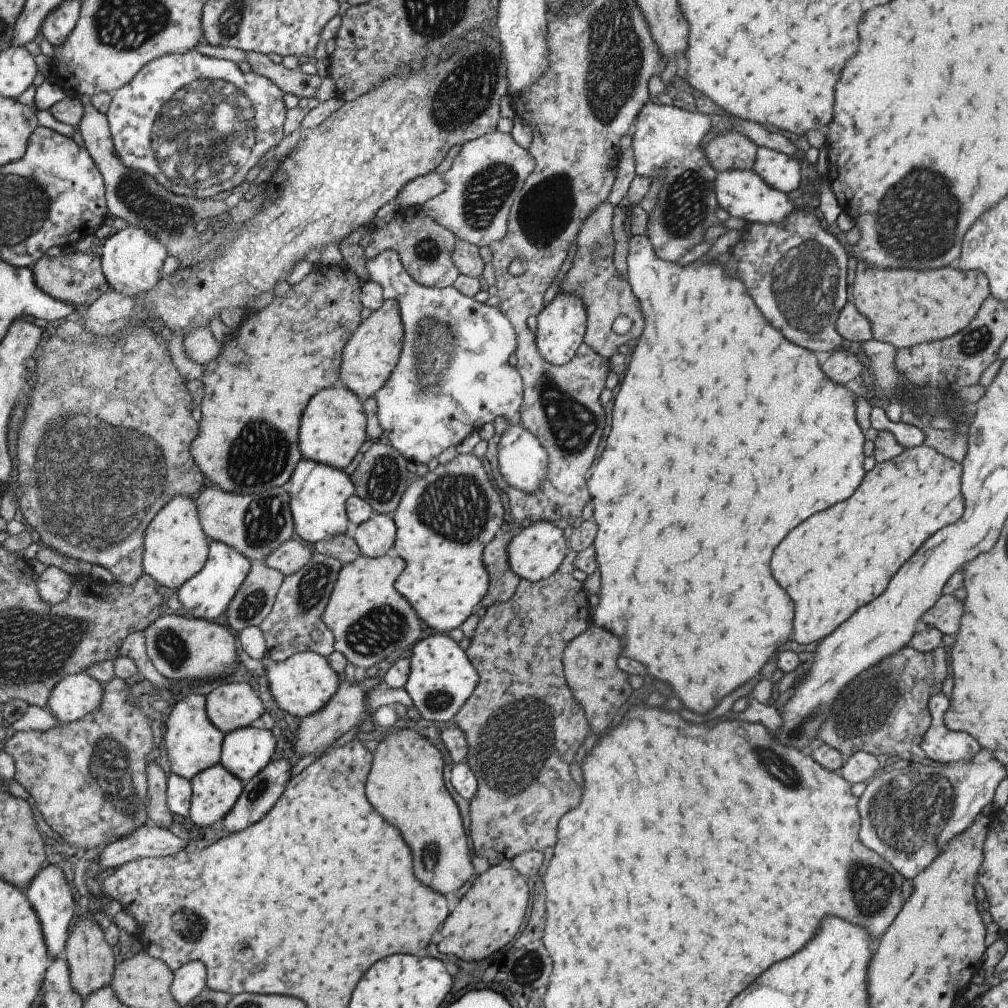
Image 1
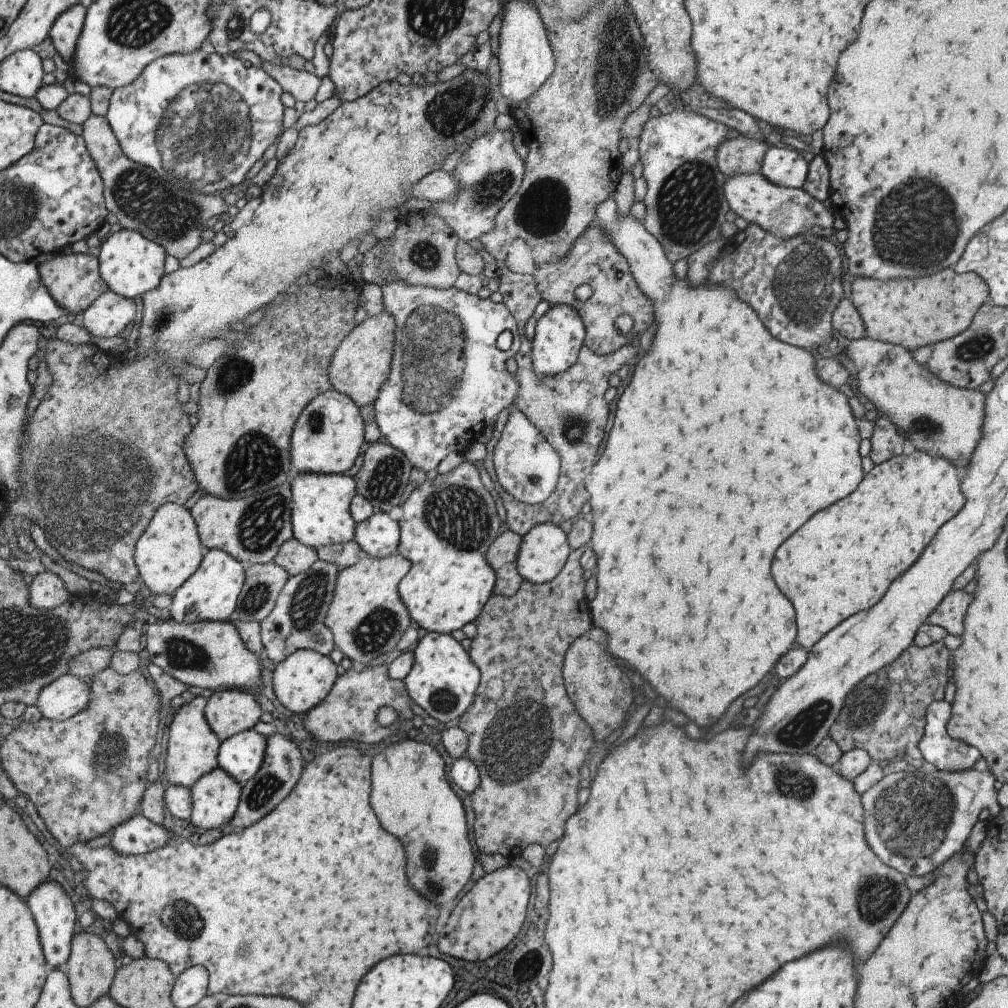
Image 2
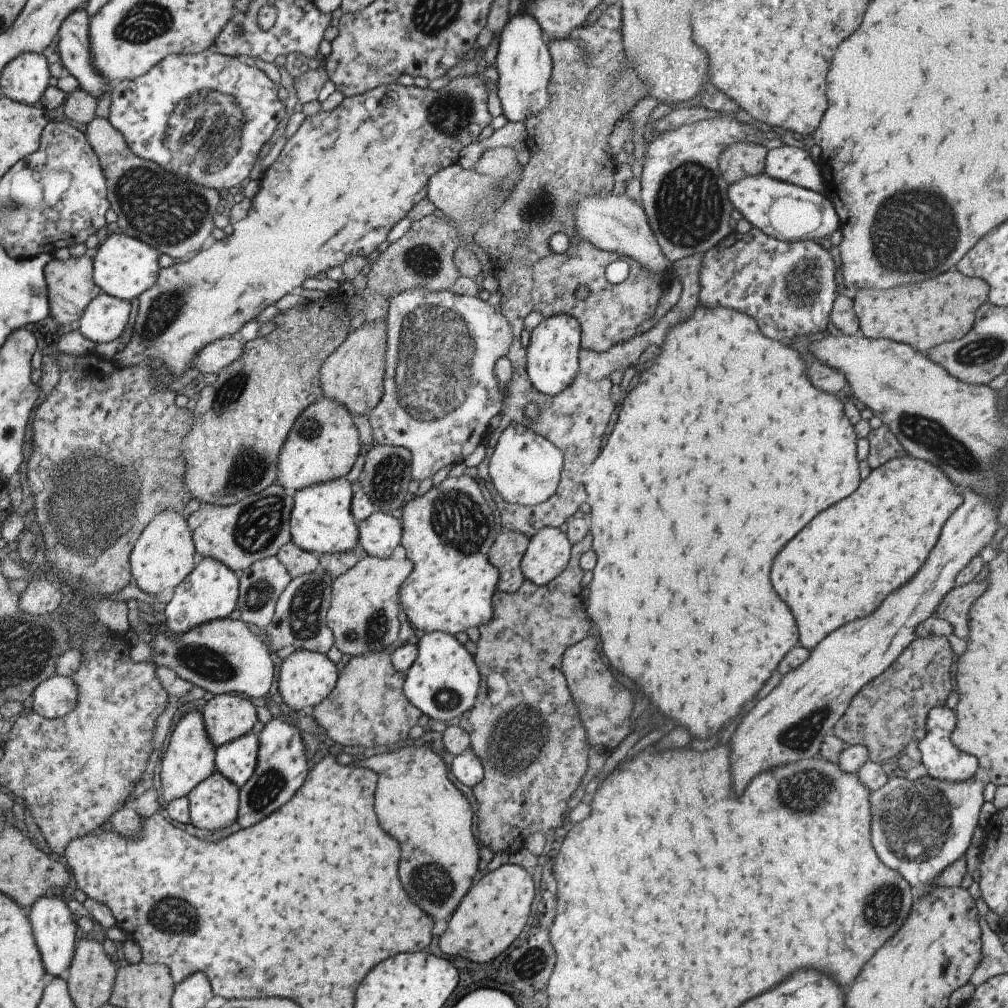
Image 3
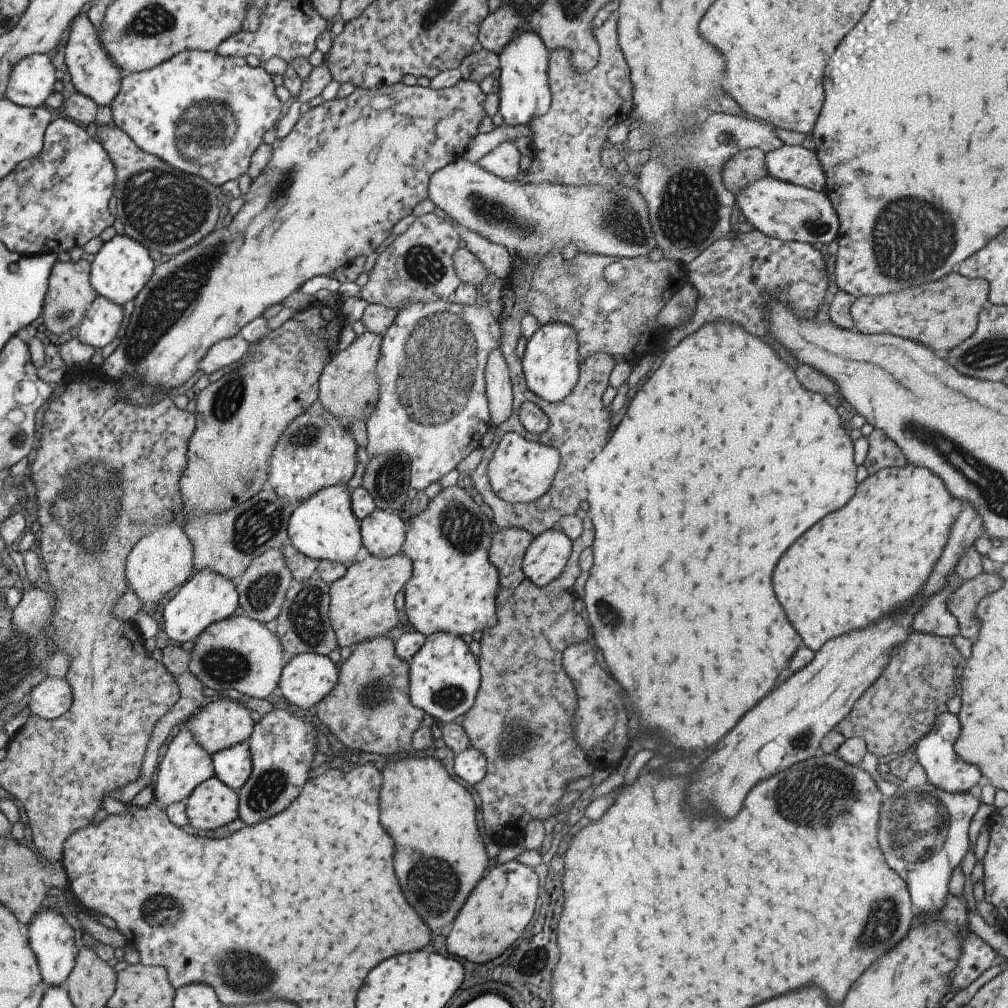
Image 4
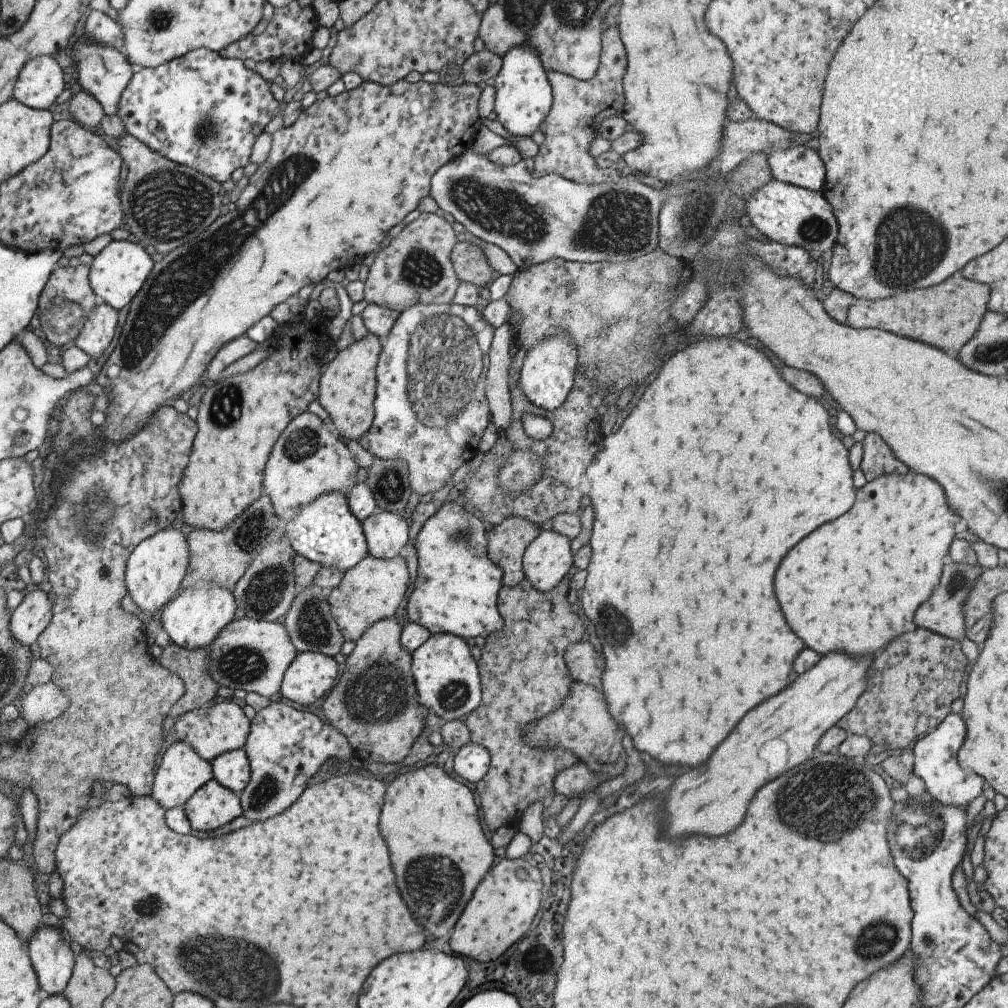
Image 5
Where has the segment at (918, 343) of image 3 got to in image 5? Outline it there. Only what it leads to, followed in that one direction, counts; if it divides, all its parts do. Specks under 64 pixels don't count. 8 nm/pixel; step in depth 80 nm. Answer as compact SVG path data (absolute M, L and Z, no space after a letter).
M961 272L929 288L901 292L877 300L854 299L847 309L847 324L853 328L879 328L905 338L921 340L951 356L971 340L987 310L990 288L985 283L965 280Z

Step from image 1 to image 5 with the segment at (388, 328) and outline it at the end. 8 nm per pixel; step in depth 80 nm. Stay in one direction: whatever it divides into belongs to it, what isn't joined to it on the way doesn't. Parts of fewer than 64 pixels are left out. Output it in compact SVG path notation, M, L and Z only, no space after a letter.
M367 333L363 338L354 340L353 343L347 345L329 360L323 364L323 368L318 378L318 402L321 408L327 412L331 419L331 425L339 434L341 439L348 441L355 441L363 432L365 432L371 421L373 420L373 399L376 387L375 367L380 353L382 341L374 334Z

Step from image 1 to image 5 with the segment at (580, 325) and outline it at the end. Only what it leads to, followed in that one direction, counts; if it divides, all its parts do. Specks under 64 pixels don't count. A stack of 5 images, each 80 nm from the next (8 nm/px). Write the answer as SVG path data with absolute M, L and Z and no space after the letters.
M553 331L539 337L524 353L518 385L533 410L545 414L557 408L570 393L577 375L576 346L569 333Z

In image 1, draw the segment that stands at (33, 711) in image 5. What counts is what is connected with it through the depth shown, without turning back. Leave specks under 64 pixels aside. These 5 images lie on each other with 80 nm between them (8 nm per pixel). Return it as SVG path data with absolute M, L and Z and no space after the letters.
M77 673L54 686L45 708L60 723L69 723L93 713L101 701L102 684L87 673Z

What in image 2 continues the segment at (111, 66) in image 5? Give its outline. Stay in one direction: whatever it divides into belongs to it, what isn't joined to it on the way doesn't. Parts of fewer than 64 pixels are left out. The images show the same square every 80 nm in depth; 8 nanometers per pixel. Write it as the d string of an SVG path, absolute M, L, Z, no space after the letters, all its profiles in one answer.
M79 3L75 10L67 10L59 22L54 22L50 30L50 48L57 52L70 66L73 49L84 21L86 8Z

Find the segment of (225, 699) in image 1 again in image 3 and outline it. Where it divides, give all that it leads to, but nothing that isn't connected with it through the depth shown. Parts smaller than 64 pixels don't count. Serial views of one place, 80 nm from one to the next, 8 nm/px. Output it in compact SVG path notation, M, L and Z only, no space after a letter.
M221 693L205 703L201 711L203 724L216 748L253 728L257 720L256 701L235 693Z

